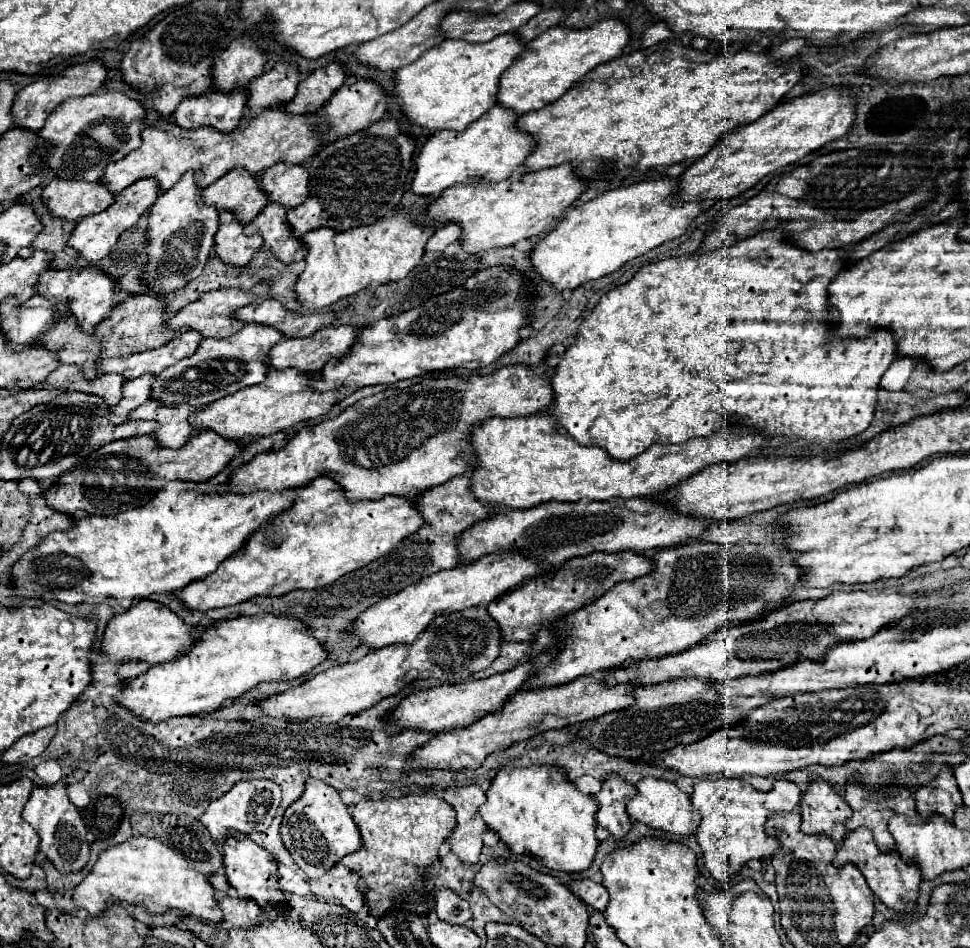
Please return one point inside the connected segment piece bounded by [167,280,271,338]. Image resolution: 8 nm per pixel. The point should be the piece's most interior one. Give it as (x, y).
(213, 315)

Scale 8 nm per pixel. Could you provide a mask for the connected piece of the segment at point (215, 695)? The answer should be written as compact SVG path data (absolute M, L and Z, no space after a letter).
M289 614L237 616L233 620L223 620L215 626L205 628L195 648L191 648L191 652L185 652L183 656L163 662L159 666L151 666L145 674L127 682L127 688L117 702L121 706L127 706L137 718L149 722L161 722L173 716L209 714L221 706L231 704L257 684L295 680L303 674L309 674L317 664L327 660L327 656L329 650L323 646L321 640L313 636L313 630L305 622L299 622L299 618L291 618Z

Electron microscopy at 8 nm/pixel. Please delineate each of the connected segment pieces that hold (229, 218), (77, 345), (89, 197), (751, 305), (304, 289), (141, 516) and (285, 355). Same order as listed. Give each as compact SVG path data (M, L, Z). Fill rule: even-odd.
M227 210L219 214L219 230L215 234L215 254L235 266L249 264L255 250L263 246L263 236L245 234L245 226L241 222L235 222L235 216Z
M77 318L61 320L49 332L45 332L37 344L55 350L63 364L81 366L87 378L99 376L97 366L103 346L93 332L85 332L81 326L77 326Z
M55 178L43 188L43 200L51 214L75 222L109 208L113 198L115 194L103 182Z
M787 222L779 224L775 230L763 230L755 236L711 252L695 252L647 264L633 276L633 280L603 294L591 314L585 316L577 332L577 342L567 348L563 360L557 366L557 372L551 378L551 386L555 390L553 414L561 426L565 426L579 444L601 446L617 460L629 460L647 450L653 442L683 444L691 438L709 436L717 430L727 432L729 426L755 426L767 430L767 436L801 438L815 444L829 444L863 432L875 414L879 380L897 356L895 336L891 330L875 330L871 338L831 338L831 326L819 322L819 316L821 308L827 308L827 286L831 284L831 278L849 268L847 250L809 252L785 236L785 224Z
M397 212L379 222L359 226L355 230L311 230L303 234L303 242L309 252L305 256L307 266L299 274L295 284L297 298L313 310L327 308L329 304L357 294L369 284L387 284L405 278L423 258L427 240L435 234L433 226L421 226L413 222L409 212Z
M169 482L143 508L127 510L115 516L79 518L71 530L49 534L13 566L11 578L15 580L17 588L25 590L25 596L39 596L45 602L61 600L67 604L77 604L85 600L99 602L101 598L113 596L117 598L119 606L129 608L131 598L149 598L155 592L177 592L193 580L215 572L217 566L241 550L245 540L255 530L263 528L271 516L289 510L295 498L295 488L287 488L283 492L255 490L251 494L197 494L193 482Z
M331 326L315 332L311 338L287 338L285 342L279 342L273 346L269 354L269 364L277 370L285 370L289 366L295 366L303 372L319 372L321 366L325 366L329 360L341 358L347 354L347 350L355 344L355 336L359 336L361 326Z

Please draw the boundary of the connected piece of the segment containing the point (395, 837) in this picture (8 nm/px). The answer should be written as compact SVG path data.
M421 786L413 788L411 794L403 798L363 798L351 806L351 816L361 830L361 848L355 854L347 854L341 862L365 878L371 892L367 892L371 916L383 916L391 908L401 906L403 910L427 916L433 910L433 894L423 888L423 872L439 858L439 846L449 836L455 826L455 808L447 804L437 790L423 790Z

